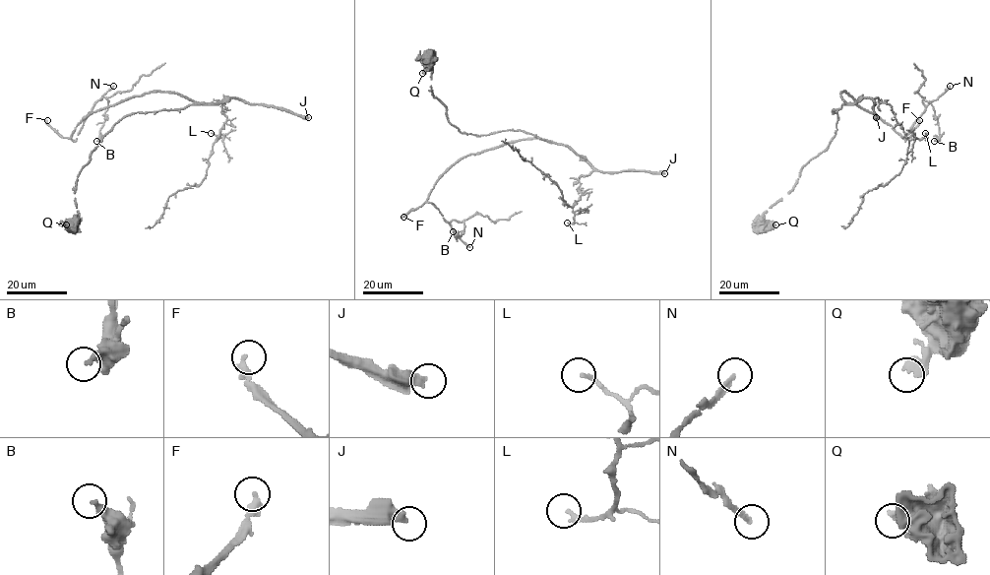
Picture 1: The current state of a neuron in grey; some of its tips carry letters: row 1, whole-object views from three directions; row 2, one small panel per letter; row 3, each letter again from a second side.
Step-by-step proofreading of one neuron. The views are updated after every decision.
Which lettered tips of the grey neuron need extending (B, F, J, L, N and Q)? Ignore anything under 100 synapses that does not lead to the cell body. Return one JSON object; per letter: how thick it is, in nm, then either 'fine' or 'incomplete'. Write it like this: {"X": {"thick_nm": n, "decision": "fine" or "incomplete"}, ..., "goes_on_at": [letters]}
{"B": {"thick_nm": 320, "decision": "fine"}, "F": {"thick_nm": 320, "decision": "incomplete"}, "J": {"thick_nm": 440, "decision": "incomplete"}, "L": {"thick_nm": 170, "decision": "fine"}, "N": {"thick_nm": 200, "decision": "incomplete"}, "Q": {"thick_nm": 420, "decision": "fine"}, "goes_on_at": ["F", "J", "N"]}

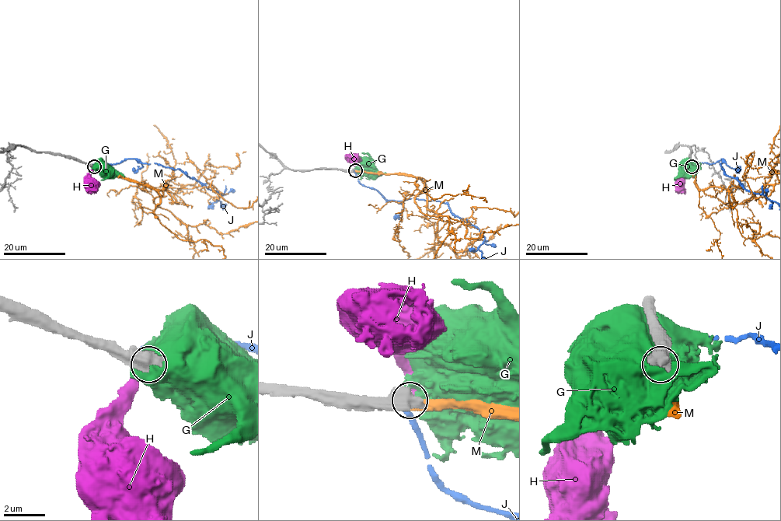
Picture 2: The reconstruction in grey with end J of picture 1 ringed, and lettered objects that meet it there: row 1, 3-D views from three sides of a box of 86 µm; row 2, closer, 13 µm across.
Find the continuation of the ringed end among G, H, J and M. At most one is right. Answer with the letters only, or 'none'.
M

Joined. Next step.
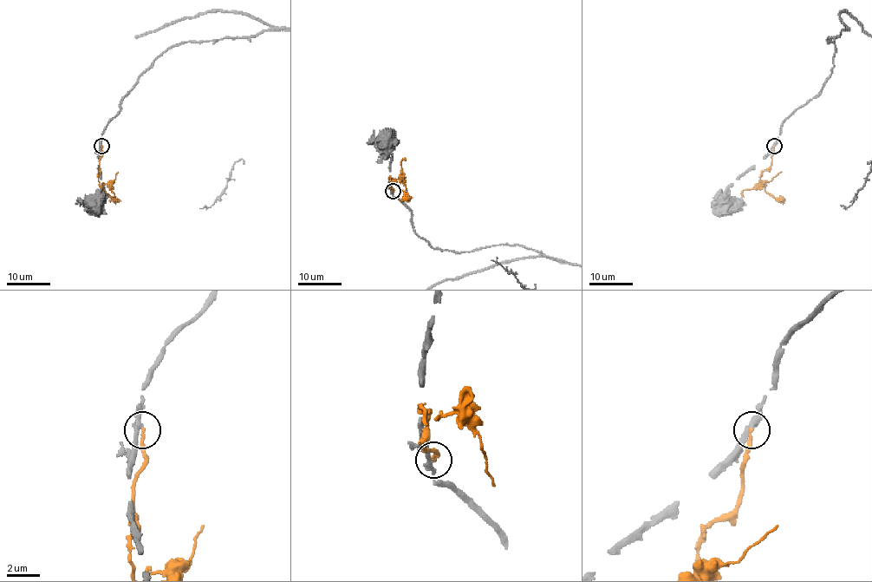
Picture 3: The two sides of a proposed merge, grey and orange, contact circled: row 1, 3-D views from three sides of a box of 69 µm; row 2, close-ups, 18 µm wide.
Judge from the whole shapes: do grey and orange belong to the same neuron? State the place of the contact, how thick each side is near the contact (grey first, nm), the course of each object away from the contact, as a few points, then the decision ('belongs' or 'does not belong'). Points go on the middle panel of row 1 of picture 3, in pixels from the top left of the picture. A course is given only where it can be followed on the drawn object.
at (393, 191); 320 nm thick on the grey side, 200 nm on the other; grey runs (393, 191), (389, 165), (393, 144), (388, 142); orange runs (393, 191), (389, 177), (392, 181), (397, 179), (401, 170), (401, 160), (405, 160); does not belong

